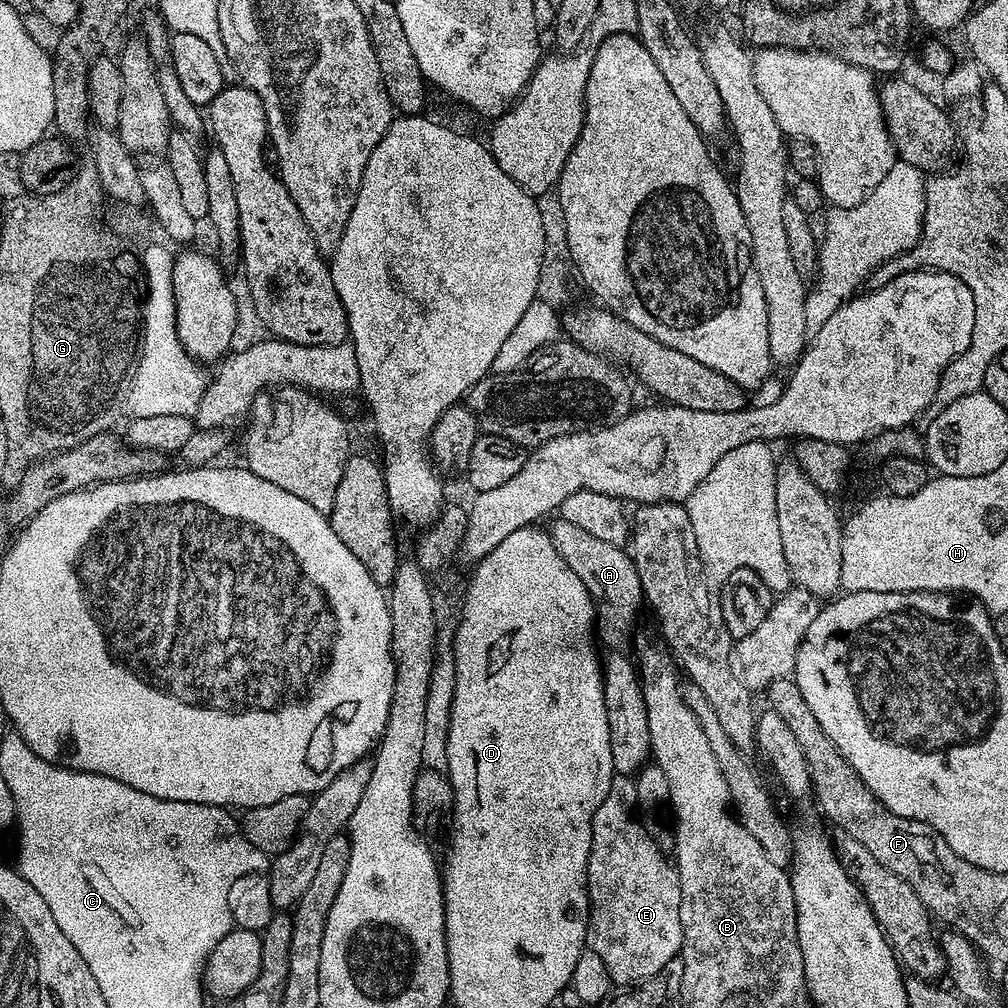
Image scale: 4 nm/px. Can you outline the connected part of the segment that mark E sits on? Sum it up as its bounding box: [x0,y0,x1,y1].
[587,775,682,986]

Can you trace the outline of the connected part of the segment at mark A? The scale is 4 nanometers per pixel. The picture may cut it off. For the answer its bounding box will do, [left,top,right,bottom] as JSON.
[550,518,646,649]

